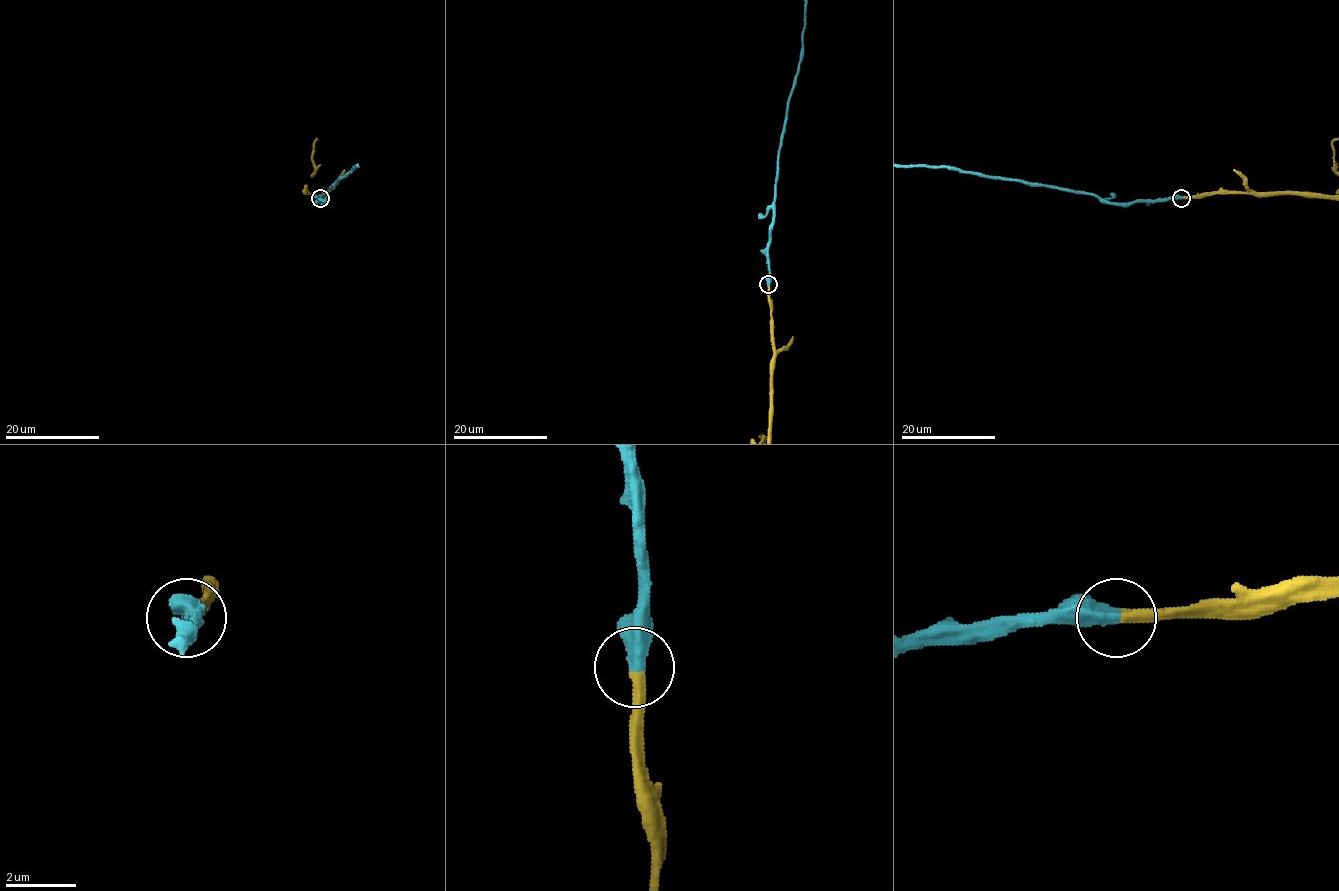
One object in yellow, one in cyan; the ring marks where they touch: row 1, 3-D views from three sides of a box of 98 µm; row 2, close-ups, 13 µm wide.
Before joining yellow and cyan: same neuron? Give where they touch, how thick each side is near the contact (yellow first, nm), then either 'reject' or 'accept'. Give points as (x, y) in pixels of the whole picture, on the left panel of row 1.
place (320, 198); calibres 300 and 500 nm; accept

